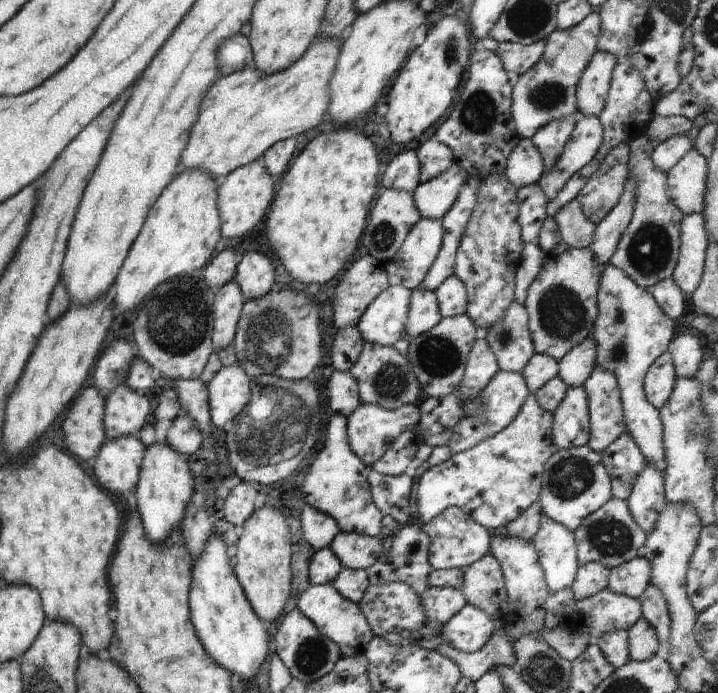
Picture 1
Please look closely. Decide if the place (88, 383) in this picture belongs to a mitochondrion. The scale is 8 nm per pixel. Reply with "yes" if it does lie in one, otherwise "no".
no

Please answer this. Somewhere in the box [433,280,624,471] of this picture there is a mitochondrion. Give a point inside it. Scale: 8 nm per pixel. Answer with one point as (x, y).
(562, 313)

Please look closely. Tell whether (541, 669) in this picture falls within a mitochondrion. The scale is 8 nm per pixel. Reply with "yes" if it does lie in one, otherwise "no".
yes

